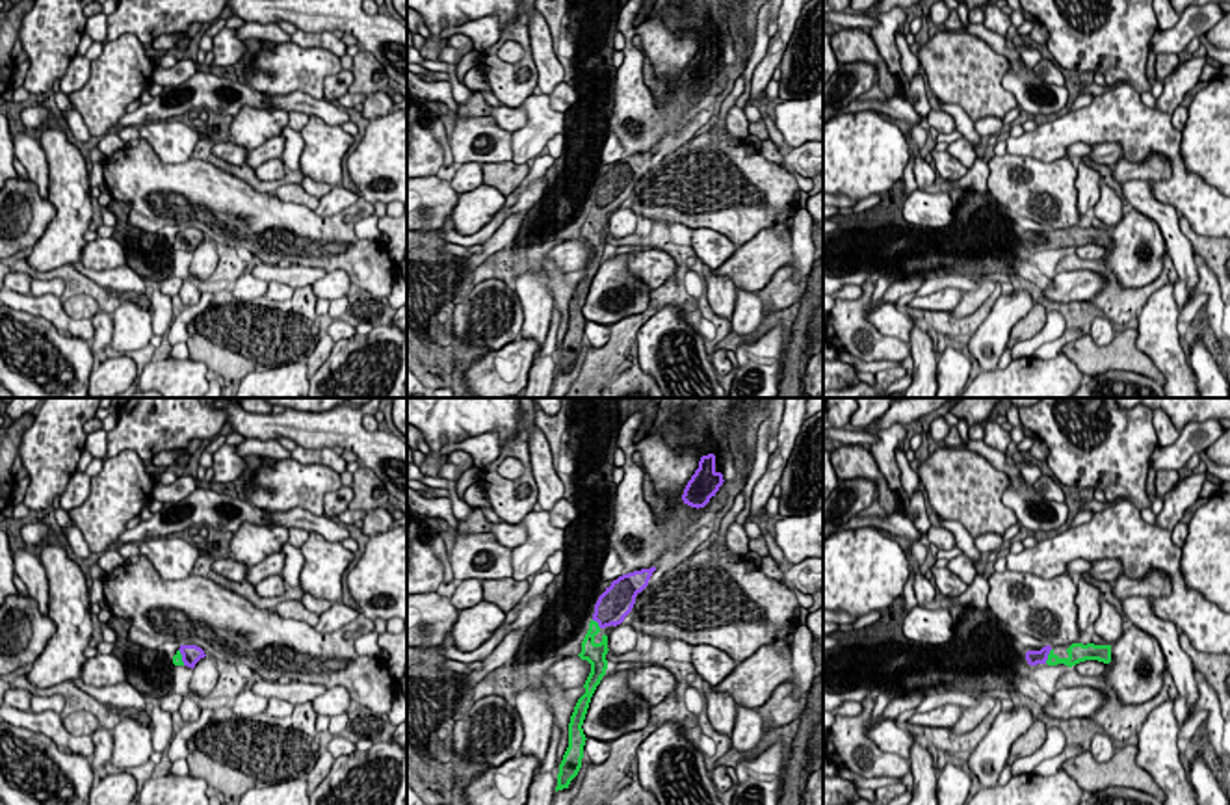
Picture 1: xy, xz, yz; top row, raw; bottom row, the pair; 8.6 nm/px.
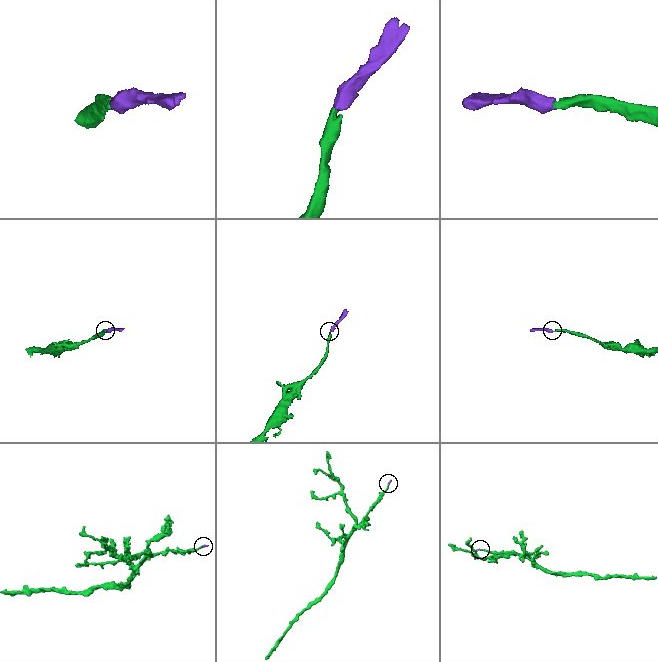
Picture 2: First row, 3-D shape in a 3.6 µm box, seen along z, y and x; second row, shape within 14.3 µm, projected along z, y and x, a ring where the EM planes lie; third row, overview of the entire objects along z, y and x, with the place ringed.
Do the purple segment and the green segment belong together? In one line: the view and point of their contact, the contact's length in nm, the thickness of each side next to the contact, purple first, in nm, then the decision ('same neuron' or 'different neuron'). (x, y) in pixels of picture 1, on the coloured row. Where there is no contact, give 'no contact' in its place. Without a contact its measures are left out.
contact yz (1046, 657); length 140 nm; calibres 130 and 130 nm; same neuron

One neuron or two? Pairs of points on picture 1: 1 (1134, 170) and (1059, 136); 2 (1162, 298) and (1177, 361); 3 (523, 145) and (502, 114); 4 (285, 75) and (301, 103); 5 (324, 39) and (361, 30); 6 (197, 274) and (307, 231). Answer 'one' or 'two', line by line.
1: two
2: one
3: two
4: two
5: two
6: two

